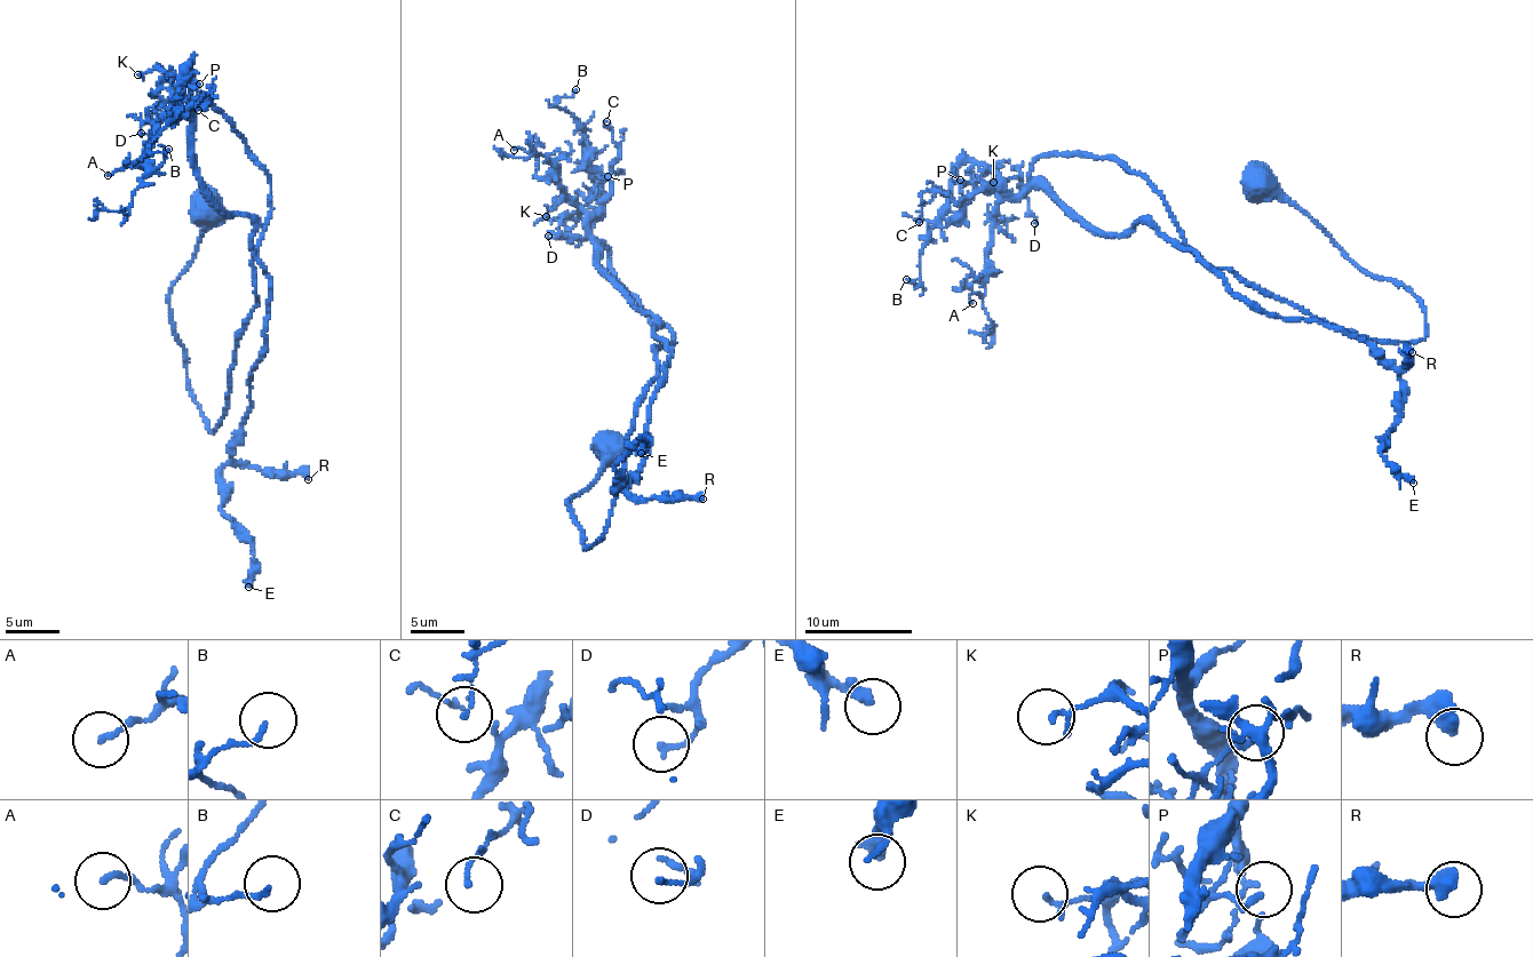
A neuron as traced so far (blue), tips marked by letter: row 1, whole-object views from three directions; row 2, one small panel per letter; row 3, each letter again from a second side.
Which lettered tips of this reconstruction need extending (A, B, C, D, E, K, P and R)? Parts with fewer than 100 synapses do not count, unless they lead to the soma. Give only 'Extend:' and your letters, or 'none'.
Extend: none

